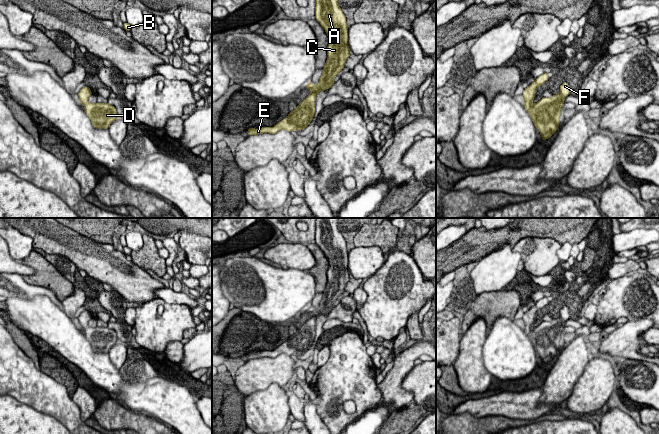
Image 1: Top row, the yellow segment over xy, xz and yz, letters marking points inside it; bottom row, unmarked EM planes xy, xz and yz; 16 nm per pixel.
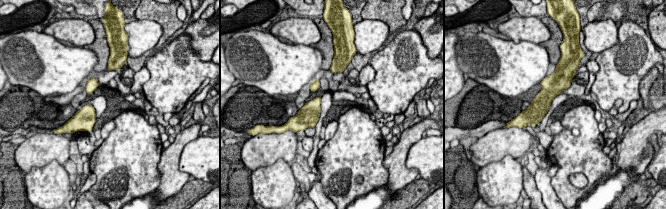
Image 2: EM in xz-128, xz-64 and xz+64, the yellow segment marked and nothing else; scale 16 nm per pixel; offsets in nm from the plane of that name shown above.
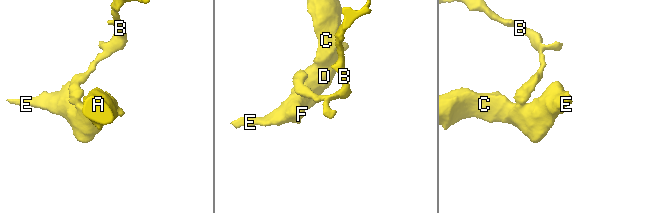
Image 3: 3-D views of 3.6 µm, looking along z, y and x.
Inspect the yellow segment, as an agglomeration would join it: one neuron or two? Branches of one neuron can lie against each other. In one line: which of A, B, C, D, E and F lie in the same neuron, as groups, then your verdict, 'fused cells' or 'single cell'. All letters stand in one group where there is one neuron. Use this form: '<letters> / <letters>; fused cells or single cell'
A B C D E F; single cell

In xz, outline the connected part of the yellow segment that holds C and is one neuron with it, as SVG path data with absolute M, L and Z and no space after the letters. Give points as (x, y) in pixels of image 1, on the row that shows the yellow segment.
M315 0L315 18L328 36L327 60L322 68L322 75L316 85L309 81L304 87L311 93L288 116L273 127L247 129L248 135L263 133L275 134L280 130L288 132L305 130L315 114L315 99L319 92L330 89L333 79L345 67L350 56L348 46L348 26L346 16L338 5L338 0Z

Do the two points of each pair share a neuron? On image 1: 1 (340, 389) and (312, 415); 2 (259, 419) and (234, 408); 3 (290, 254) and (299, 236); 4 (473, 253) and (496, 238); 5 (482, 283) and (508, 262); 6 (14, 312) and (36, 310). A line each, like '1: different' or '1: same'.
1: different
2: different
3: different
4: same
5: same
6: same

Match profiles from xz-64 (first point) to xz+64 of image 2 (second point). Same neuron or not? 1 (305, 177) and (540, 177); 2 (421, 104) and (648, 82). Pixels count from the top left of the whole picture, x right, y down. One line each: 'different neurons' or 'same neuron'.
1: different neurons
2: same neuron

